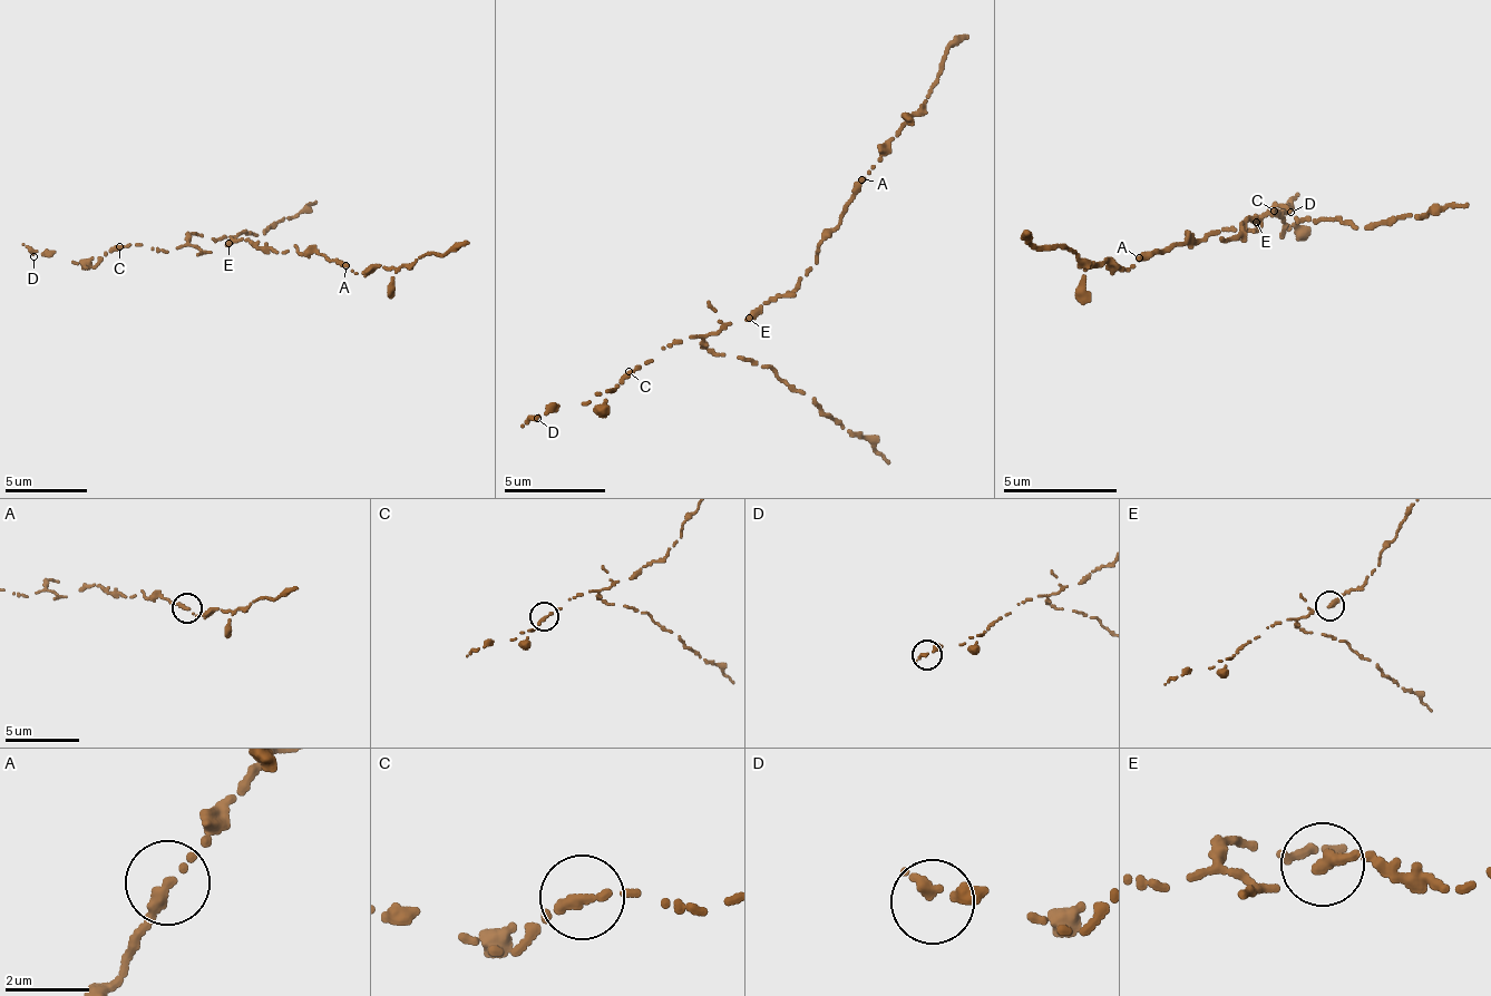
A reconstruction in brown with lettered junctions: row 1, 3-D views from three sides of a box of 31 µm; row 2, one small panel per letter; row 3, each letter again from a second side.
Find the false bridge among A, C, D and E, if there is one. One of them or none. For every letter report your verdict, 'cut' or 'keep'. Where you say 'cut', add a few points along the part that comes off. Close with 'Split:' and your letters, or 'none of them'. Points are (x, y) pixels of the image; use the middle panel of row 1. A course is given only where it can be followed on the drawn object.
A: keep
C: cut
D: keep
E: keep
Split: C

